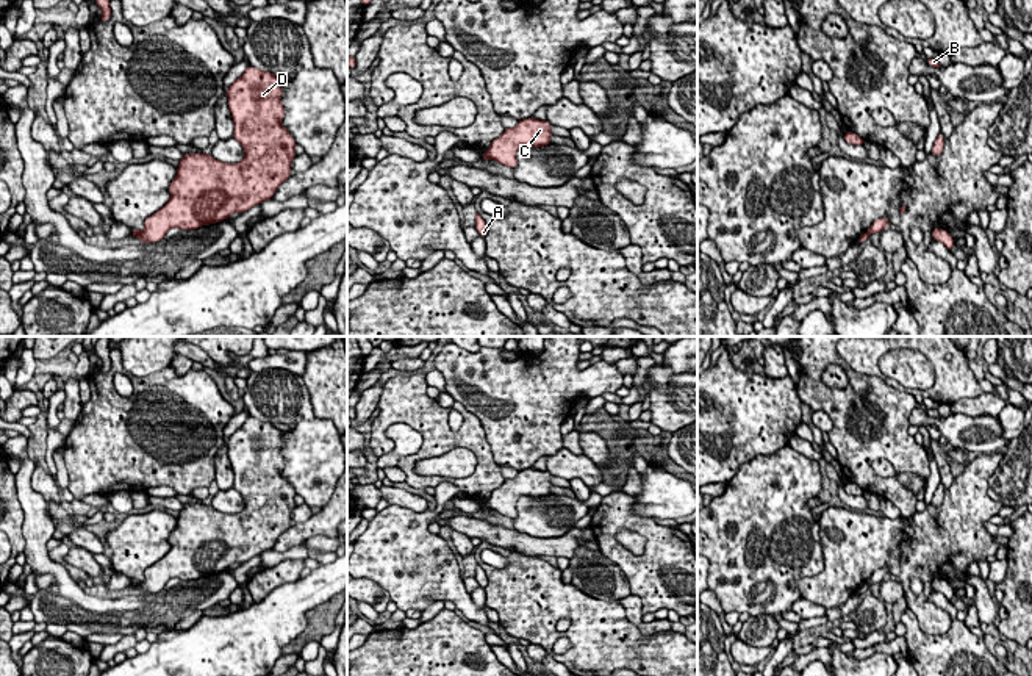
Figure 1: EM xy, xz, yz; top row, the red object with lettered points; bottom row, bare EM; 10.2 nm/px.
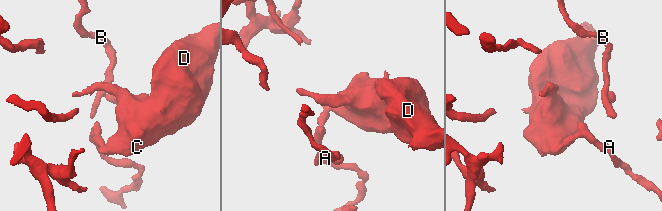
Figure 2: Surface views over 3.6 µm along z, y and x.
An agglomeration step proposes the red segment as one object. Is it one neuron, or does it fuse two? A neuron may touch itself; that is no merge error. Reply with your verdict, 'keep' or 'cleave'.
cleave

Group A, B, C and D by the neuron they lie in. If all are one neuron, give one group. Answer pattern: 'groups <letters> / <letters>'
groups A B / C D

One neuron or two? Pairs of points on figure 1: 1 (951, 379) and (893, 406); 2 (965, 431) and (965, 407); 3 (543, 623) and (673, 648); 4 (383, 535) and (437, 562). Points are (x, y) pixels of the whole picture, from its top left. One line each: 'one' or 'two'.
1: two
2: two
3: one
4: one

